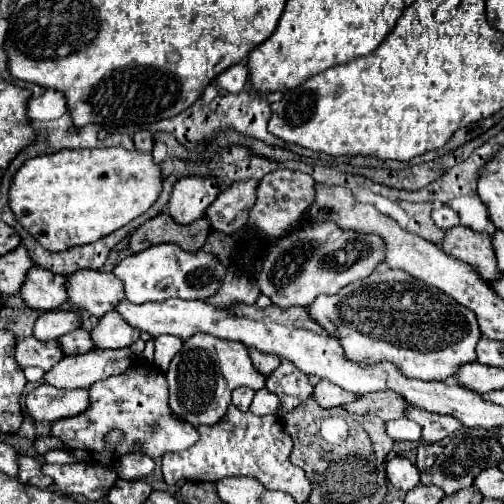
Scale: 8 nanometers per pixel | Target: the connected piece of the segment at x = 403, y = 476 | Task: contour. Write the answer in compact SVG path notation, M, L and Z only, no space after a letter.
M396 456L386 462L386 476L392 486L402 492L408 492L410 488L420 484L420 470L408 458L402 456Z

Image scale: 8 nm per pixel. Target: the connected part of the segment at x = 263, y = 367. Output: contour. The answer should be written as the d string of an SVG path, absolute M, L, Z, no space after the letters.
M250 350L250 358L254 362L254 366L262 372L262 374L270 374L272 370L278 368L280 364L280 358L274 356L274 354L266 354L266 352L260 352L260 350Z

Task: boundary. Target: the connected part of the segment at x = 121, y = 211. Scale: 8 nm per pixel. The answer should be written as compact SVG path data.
M92 148L60 150L22 164L10 186L10 208L18 222L46 248L62 252L102 236L142 216L162 192L162 170L152 154L140 150Z

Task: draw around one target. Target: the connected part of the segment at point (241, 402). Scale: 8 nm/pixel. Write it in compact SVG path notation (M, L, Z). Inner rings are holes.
M236 388L236 390L232 392L232 404L234 404L238 410L242 410L242 412L246 412L246 410L250 408L252 398L254 398L254 392L246 392L246 388Z

